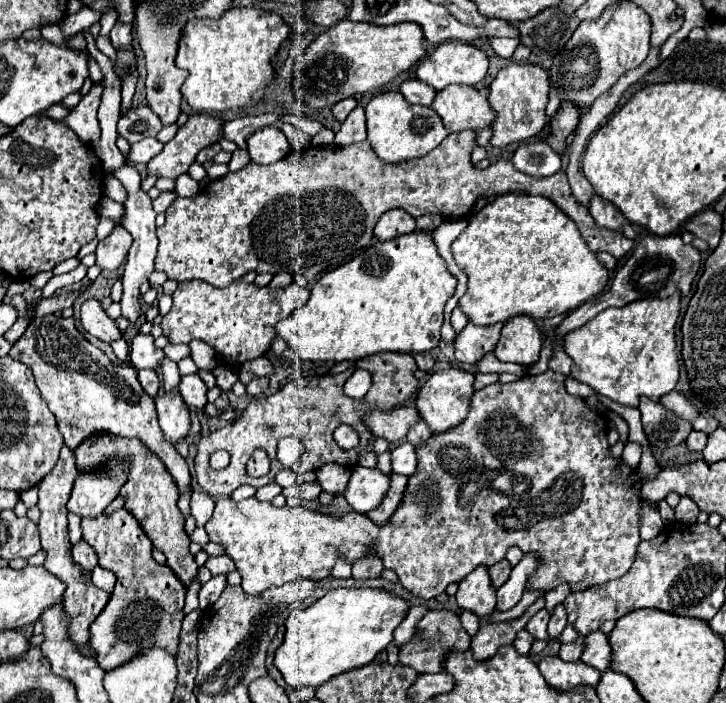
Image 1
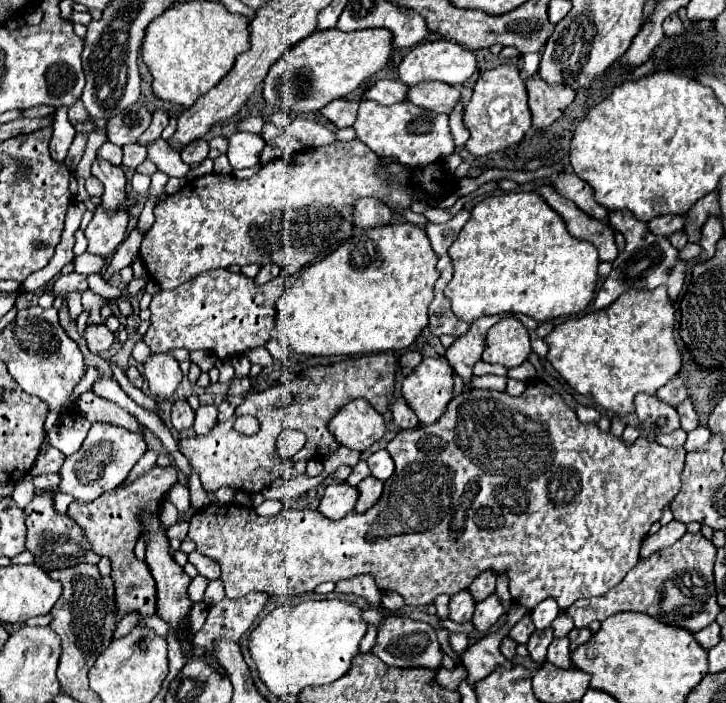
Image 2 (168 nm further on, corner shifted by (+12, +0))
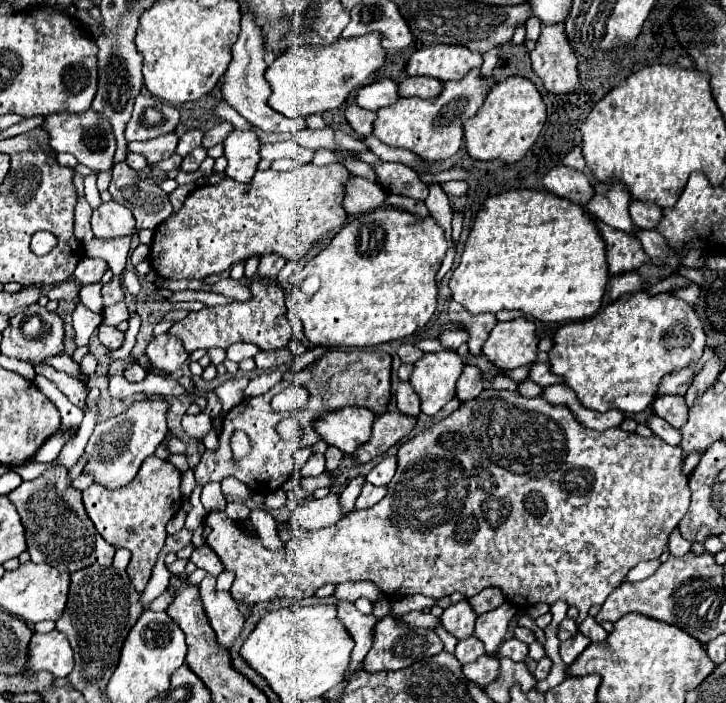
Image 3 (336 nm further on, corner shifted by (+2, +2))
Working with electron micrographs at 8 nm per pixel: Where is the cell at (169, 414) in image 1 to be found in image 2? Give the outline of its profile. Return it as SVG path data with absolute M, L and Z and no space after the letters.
M168 352L164 354L150 354L144 362L144 376L148 380L150 390L162 402L168 398L182 380L182 372L178 368L178 360L174 360Z

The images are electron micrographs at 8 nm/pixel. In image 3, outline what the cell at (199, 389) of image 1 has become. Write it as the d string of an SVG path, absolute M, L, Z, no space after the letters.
M204 412L194 414L194 416L192 414L184 414L184 418L182 418L184 432L188 436L196 438L196 440L202 440L204 434L210 430L210 426L212 426L212 418L208 414L204 414Z

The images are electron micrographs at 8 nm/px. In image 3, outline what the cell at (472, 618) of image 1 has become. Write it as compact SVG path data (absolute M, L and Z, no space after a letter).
M474 634L472 636L468 636L468 638L464 638L464 640L458 640L458 646L456 646L456 658L462 662L462 664L468 664L468 662L474 662L476 658L480 658L482 654L484 654L484 650L482 650L482 642L478 642L476 638L474 638Z

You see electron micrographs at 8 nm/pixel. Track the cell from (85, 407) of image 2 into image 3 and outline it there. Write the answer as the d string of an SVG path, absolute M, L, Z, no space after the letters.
M46 364L36 366L36 374L44 374L44 376L48 376L50 380L54 380L56 386L58 386L58 388L68 396L68 400L70 400L72 404L76 404L78 408L84 408L84 406L86 406L88 388L86 388L86 384L80 382L78 378L72 378L72 376L68 376L66 372L58 372L58 370L54 370L54 368L46 366Z

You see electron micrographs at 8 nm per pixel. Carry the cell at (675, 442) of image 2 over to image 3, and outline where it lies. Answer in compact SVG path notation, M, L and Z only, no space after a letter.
M652 416L650 418L650 422L648 422L648 426L650 426L650 430L658 436L658 438L662 438L664 442L668 442L668 444L676 444L678 446L678 442L682 442L682 438L680 438L680 430L676 430L674 426L670 426L668 422L662 422L662 418L658 418L658 416Z

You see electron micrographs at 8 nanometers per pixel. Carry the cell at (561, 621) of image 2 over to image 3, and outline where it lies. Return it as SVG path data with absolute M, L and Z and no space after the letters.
M482 390L478 398L460 404L456 412L452 412L448 418L436 422L432 428L420 432L418 436L404 442L398 450L398 470L388 484L388 494L384 500L374 504L368 510L352 510L348 512L340 522L336 522L330 528L322 530L298 530L290 526L290 520L284 520L278 524L278 530L288 530L292 534L292 540L284 544L284 550L268 550L264 548L260 536L248 536L236 520L230 520L226 512L212 510L208 512L204 524L210 528L210 534L206 538L208 546L218 554L224 568L234 572L236 580L230 588L230 594L234 600L244 600L250 604L266 602L278 596L288 598L310 598L314 592L324 584L340 584L340 582L356 582L356 580L372 580L382 592L388 596L408 596L408 594L424 594L432 598L444 598L452 592L462 592L466 598L478 594L480 590L488 586L498 586L506 600L516 604L518 608L528 608L534 604L554 604L558 600L564 600L568 606L576 606L579 615L575 620L579 626L589 615L590 606L600 606L626 578L630 568L634 568L642 560L652 560L662 554L662 548L668 542L668 536L674 526L682 520L682 516L688 510L690 504L690 486L688 476L684 474L684 452L680 446L670 446L662 442L660 438L642 438L634 432L624 432L622 428L610 428L604 432L590 430L582 426L568 406L554 406L546 400L538 398L524 398L518 392L510 390Z

